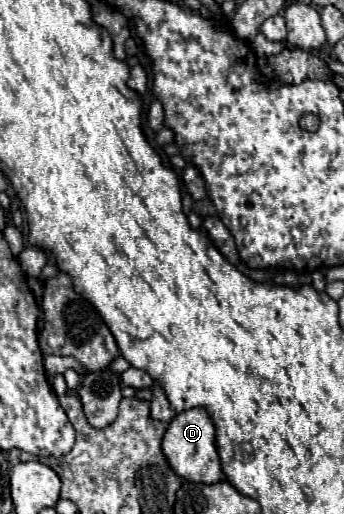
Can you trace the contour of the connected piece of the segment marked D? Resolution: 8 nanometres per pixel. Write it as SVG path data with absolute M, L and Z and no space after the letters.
M191 408L179 412L171 422L163 436L163 454L167 456L171 468L191 482L215 484L225 478L215 446L215 424L205 408Z

